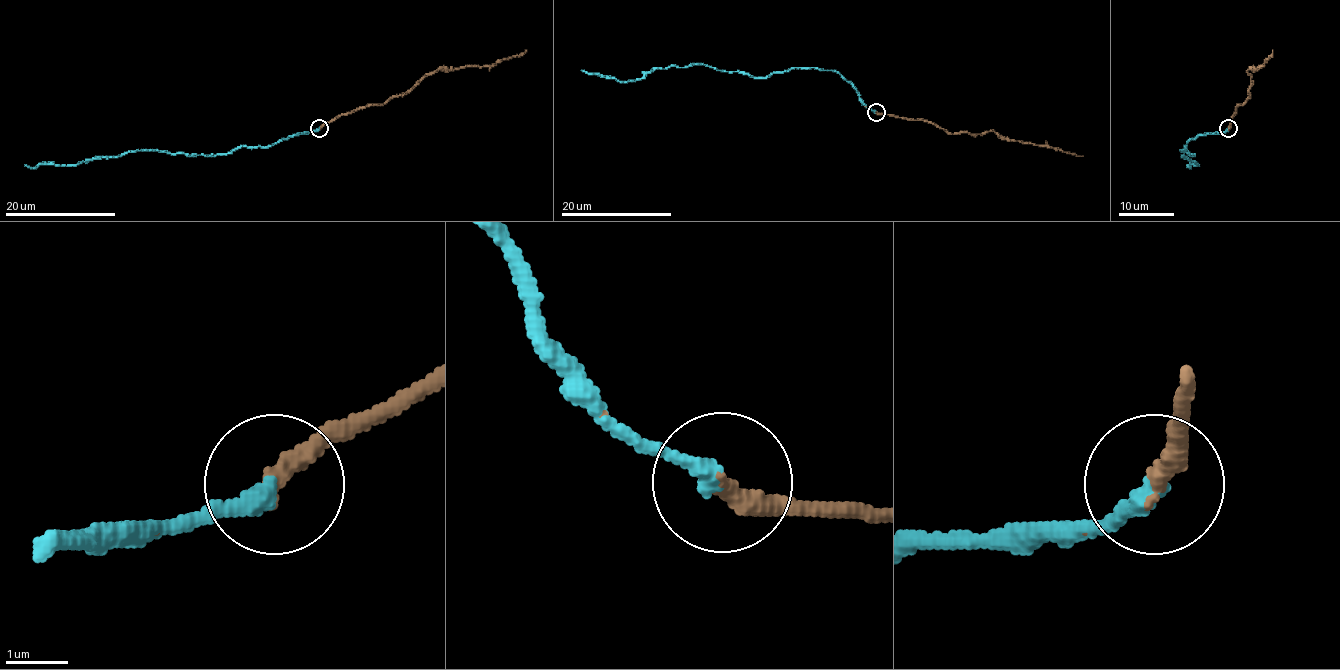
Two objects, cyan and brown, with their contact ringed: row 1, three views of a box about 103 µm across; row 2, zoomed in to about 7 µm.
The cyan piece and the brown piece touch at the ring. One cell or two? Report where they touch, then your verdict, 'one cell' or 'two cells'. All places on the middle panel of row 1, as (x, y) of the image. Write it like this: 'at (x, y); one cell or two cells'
at (876, 112); one cell

